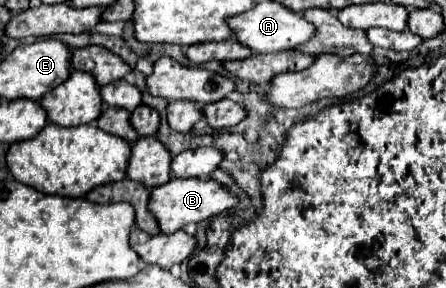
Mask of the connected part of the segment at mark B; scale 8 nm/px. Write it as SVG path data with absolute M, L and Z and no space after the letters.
M187 177L187 179L171 179L165 185L151 189L151 211L157 217L163 233L175 233L183 229L187 223L199 223L209 217L215 217L239 203L239 197L229 191L225 185L217 183L215 179L201 179L201 177Z

